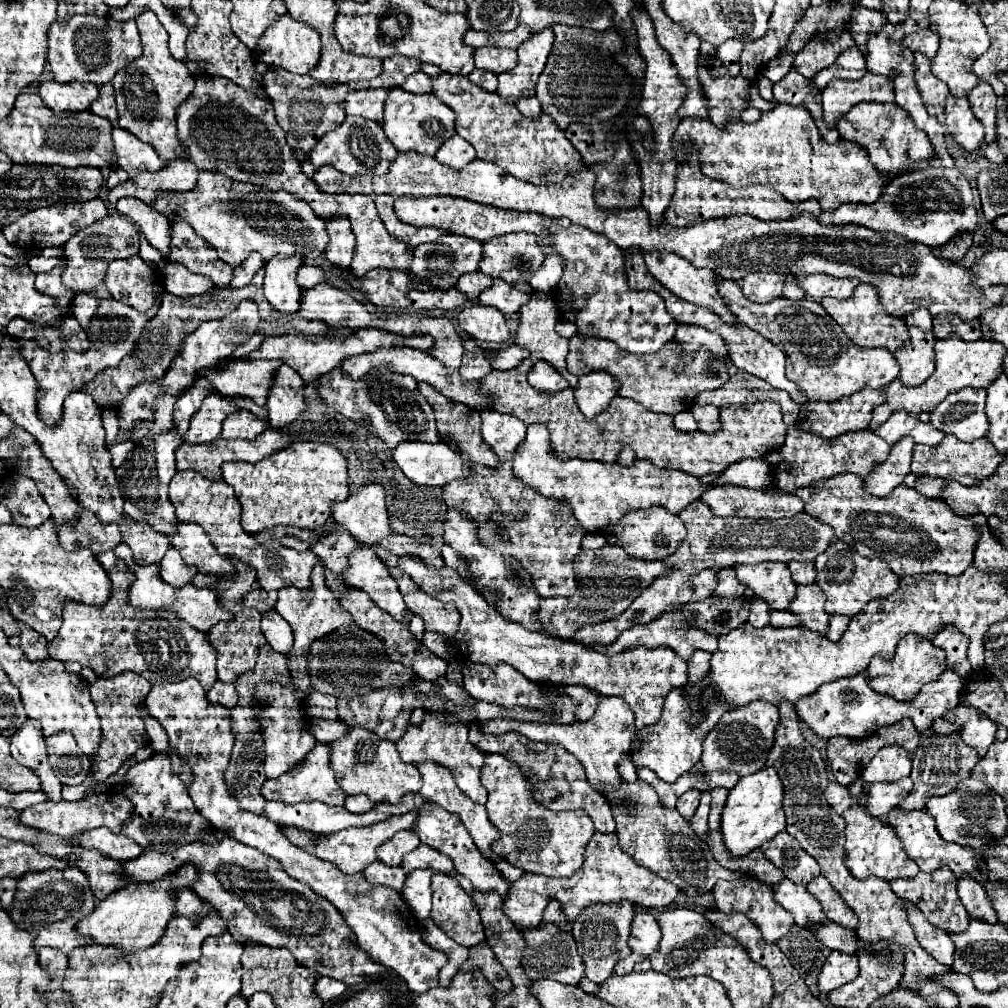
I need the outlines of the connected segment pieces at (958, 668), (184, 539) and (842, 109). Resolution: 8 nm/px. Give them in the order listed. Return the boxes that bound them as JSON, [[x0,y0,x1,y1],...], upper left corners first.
[[931,628,973,678],[171,522,235,576],[823,72,895,128]]

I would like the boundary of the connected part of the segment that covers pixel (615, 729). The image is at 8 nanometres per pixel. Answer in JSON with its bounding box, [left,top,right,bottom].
[483,696,635,794]

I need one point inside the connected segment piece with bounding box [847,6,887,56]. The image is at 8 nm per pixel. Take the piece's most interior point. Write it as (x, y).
(864, 22)

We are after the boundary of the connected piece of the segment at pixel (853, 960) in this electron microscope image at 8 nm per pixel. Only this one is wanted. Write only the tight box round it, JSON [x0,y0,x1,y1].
[819,950,859,992]

